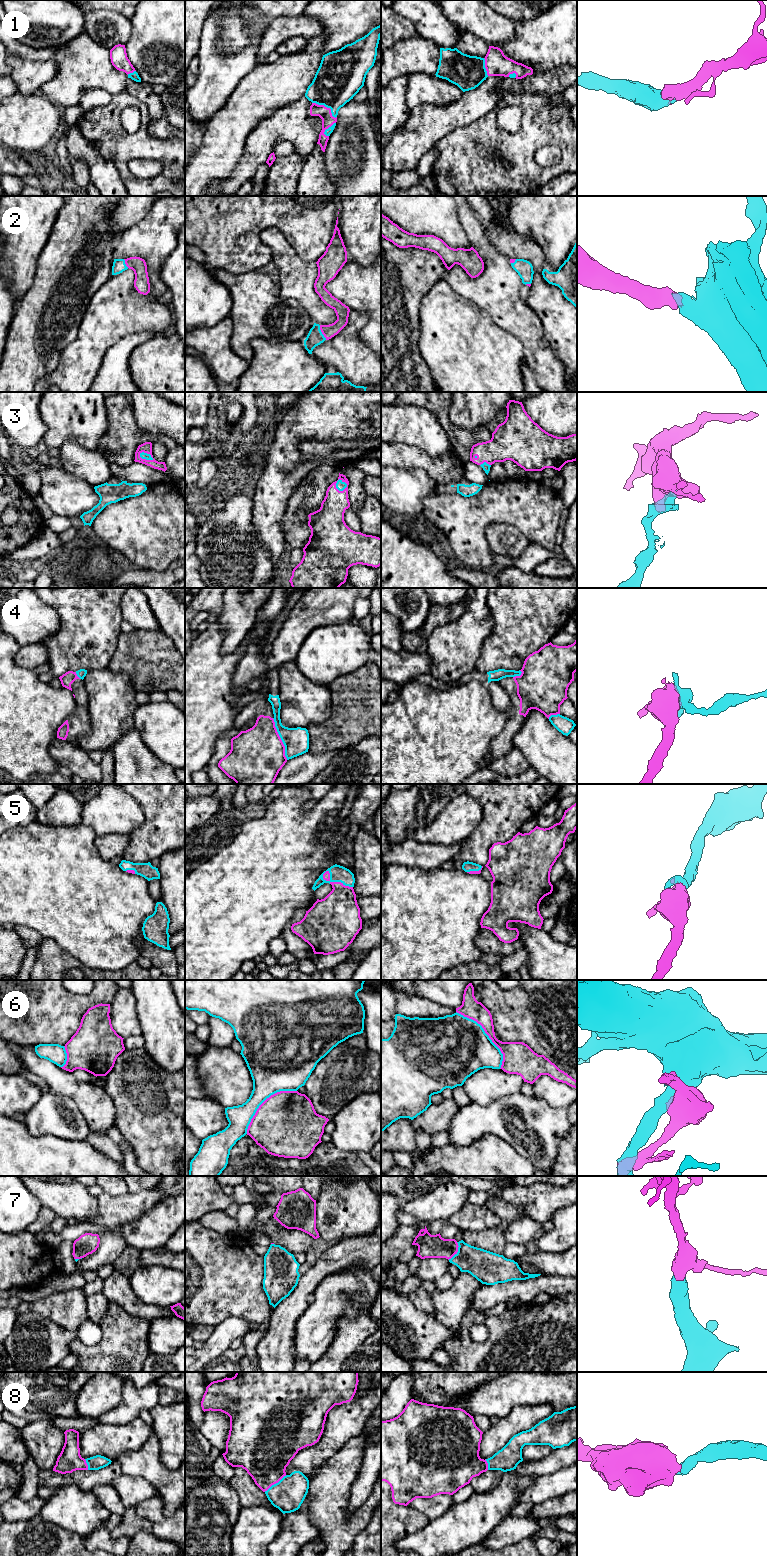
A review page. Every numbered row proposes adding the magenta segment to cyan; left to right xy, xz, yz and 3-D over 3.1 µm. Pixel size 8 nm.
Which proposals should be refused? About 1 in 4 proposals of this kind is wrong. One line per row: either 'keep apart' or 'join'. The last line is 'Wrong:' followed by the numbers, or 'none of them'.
1: join
2: join
3: join
4: keep apart
5: join
6: keep apart
7: join
8: join
Wrong: 4, 6

